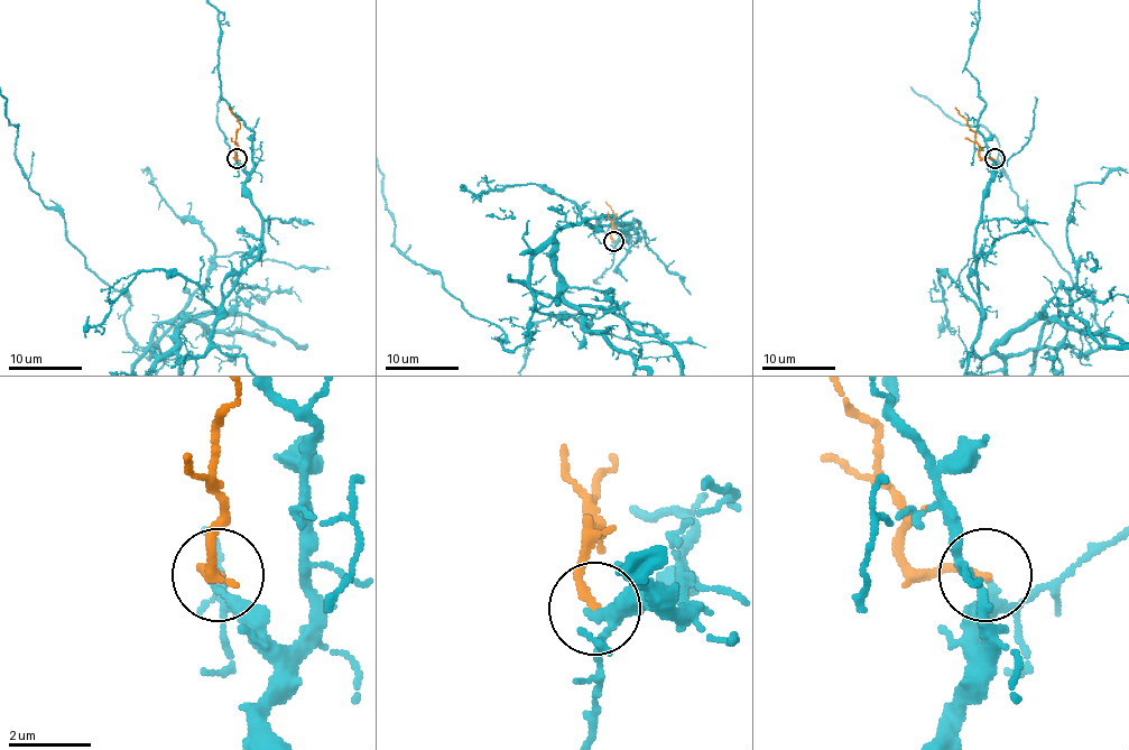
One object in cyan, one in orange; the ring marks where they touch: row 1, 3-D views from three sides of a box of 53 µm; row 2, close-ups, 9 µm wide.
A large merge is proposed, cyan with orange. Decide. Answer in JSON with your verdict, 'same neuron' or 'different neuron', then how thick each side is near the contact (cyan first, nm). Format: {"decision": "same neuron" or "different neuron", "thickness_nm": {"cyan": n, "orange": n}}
{"decision": "different neuron", "thickness_nm": {"cyan": 170, "orange": 220}}

